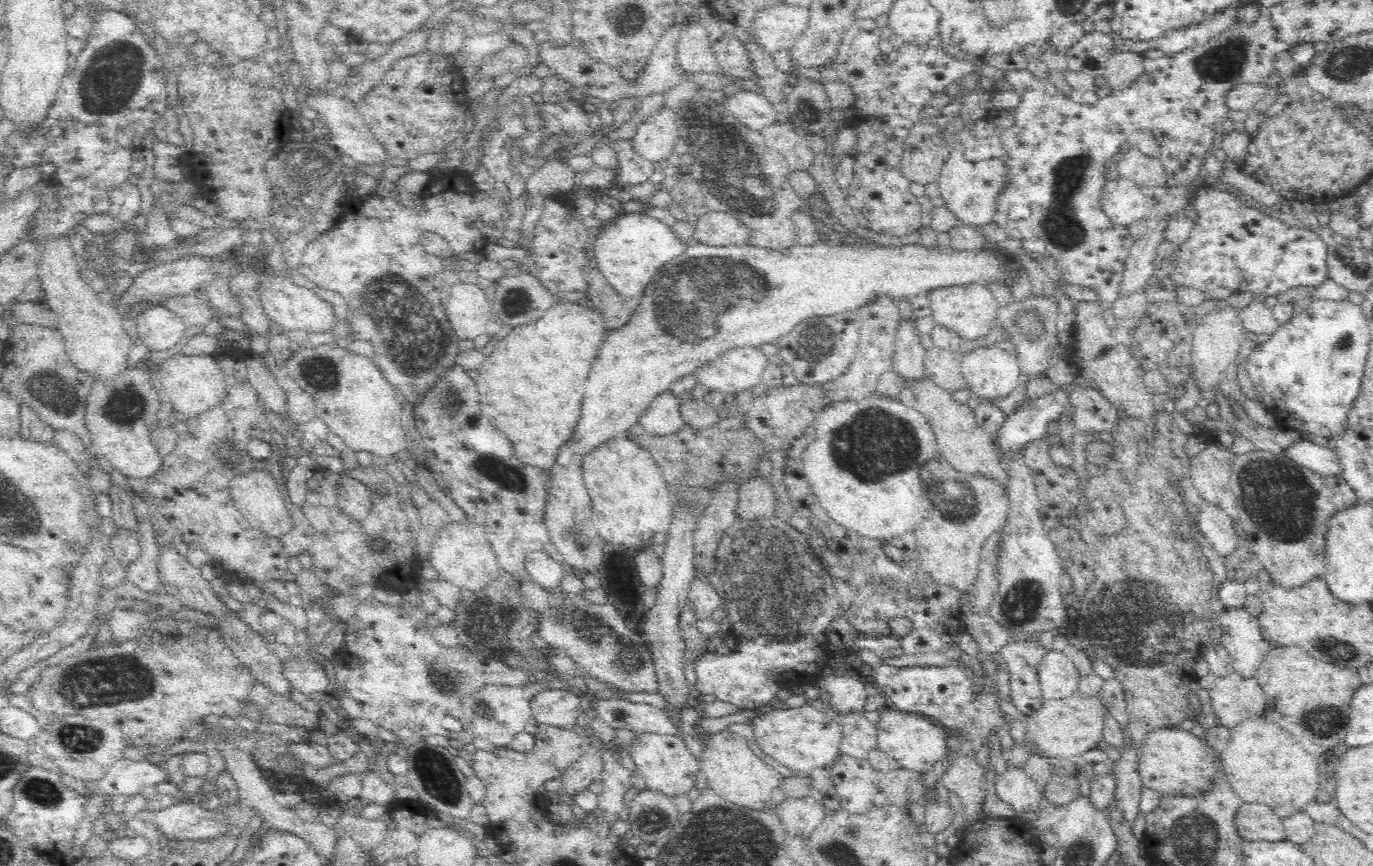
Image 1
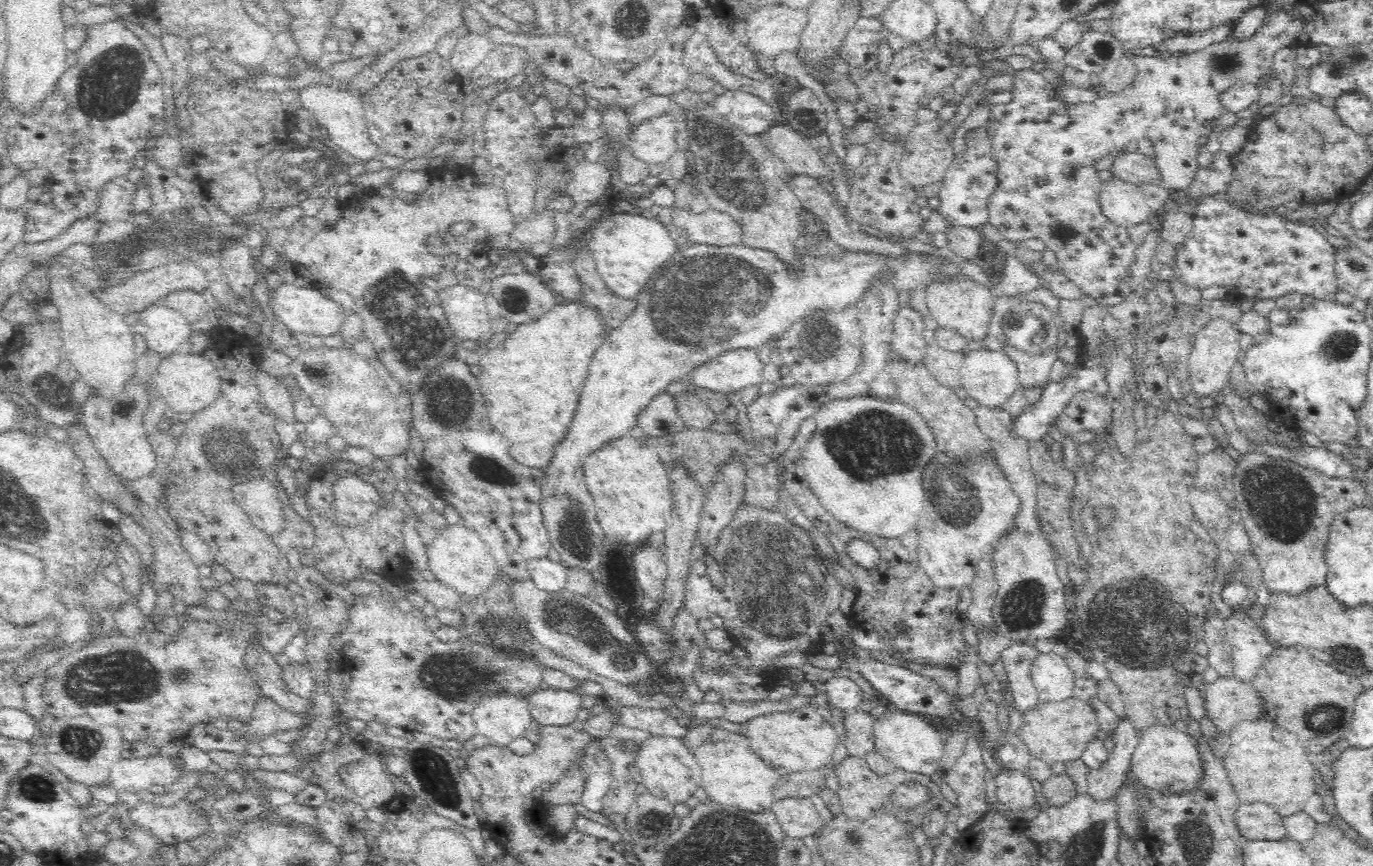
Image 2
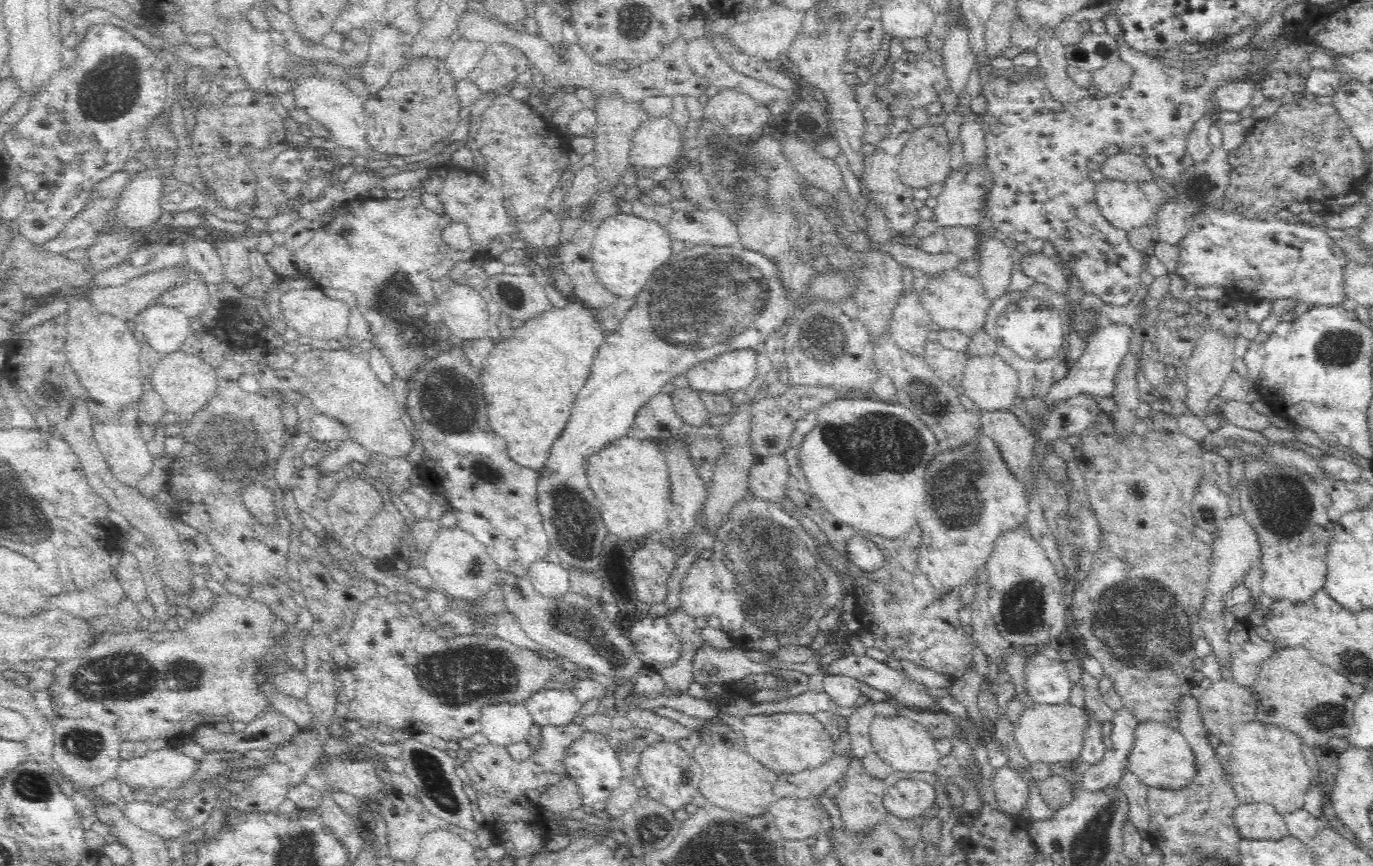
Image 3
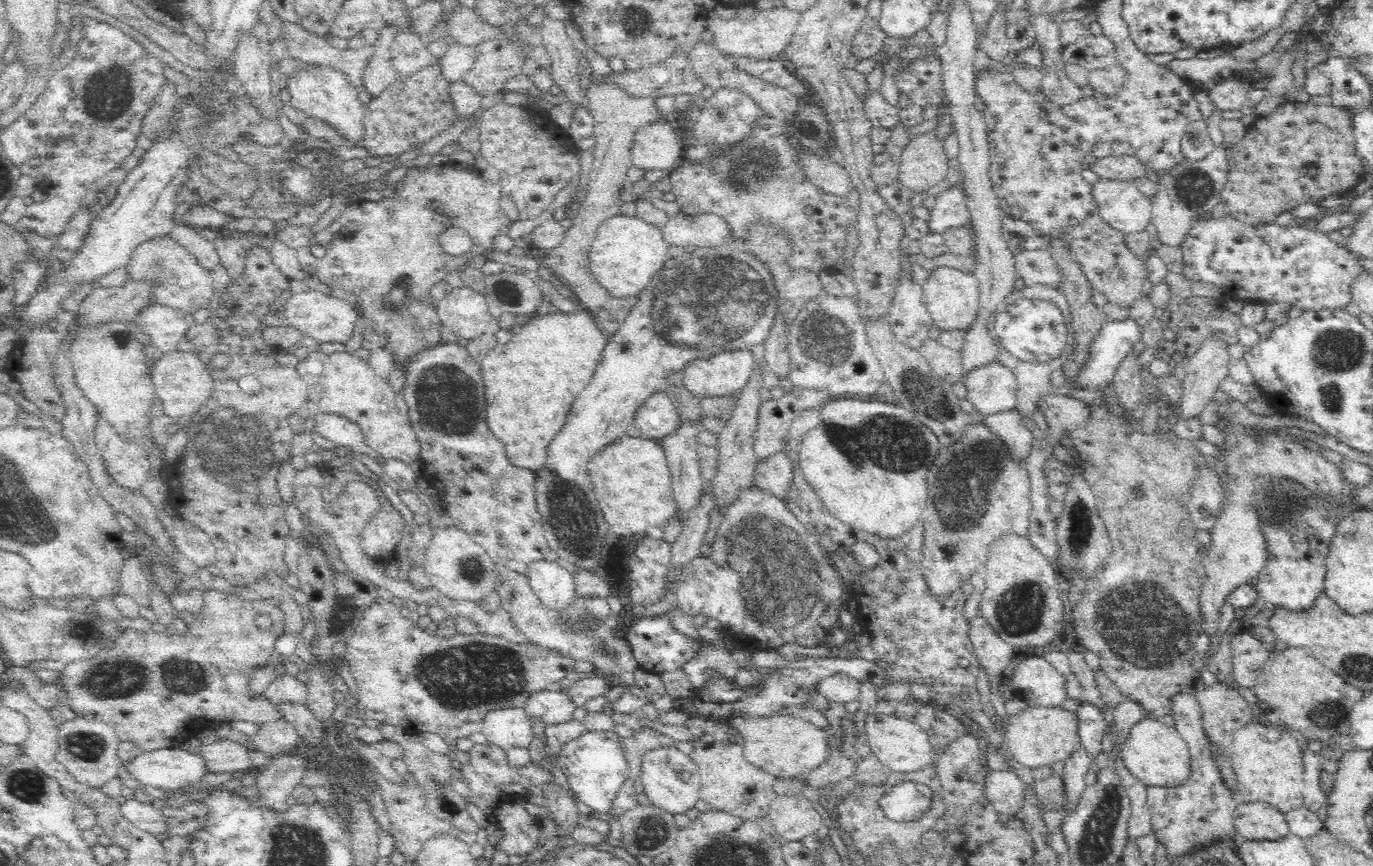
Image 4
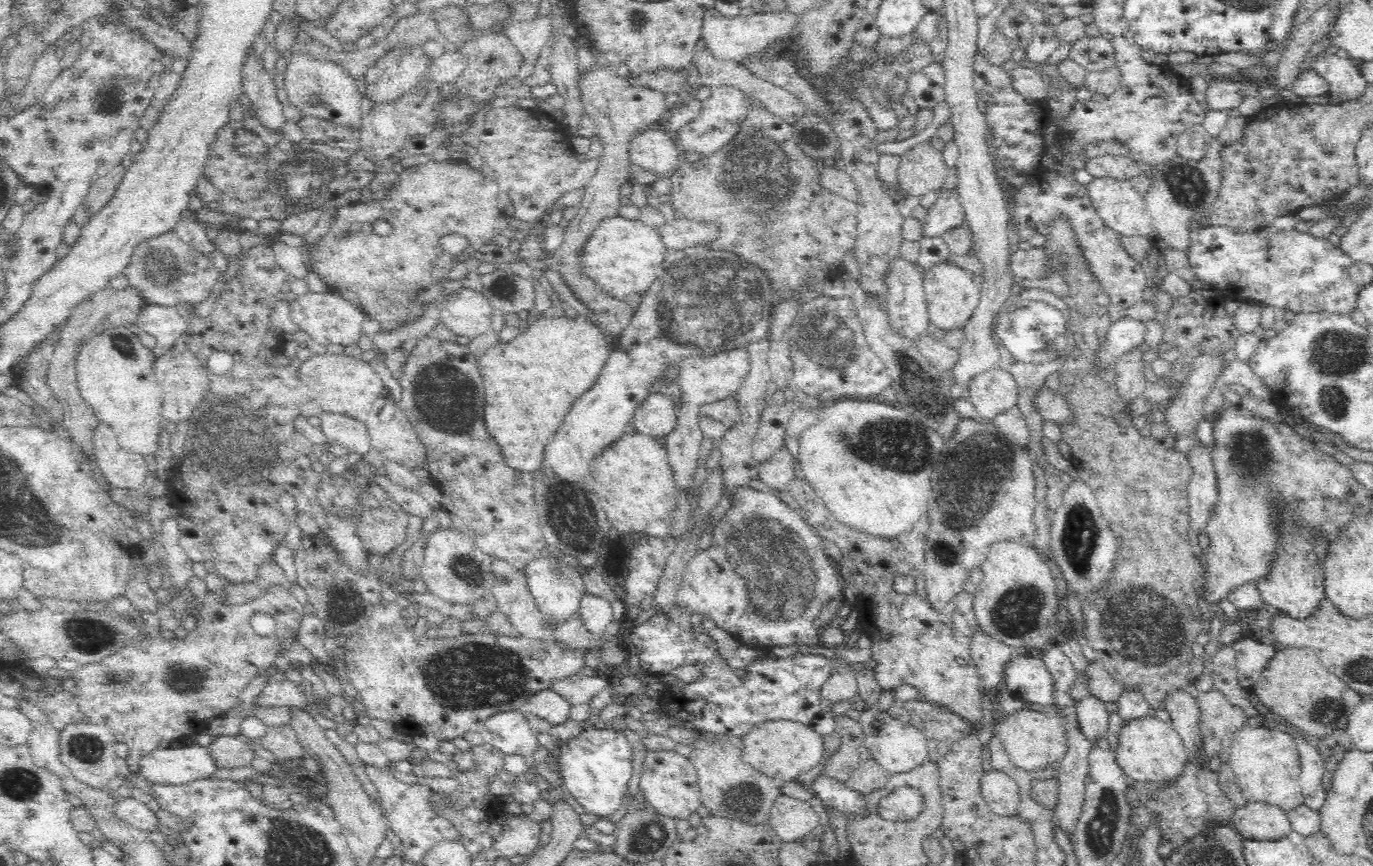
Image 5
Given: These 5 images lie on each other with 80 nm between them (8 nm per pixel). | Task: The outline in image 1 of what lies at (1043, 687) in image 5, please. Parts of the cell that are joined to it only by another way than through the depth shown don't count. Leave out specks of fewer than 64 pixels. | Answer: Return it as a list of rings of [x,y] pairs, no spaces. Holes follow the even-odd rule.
[[[1054,650],[1048,652],[1038,664],[1038,679],[1042,687],[1042,697],[1050,700],[1074,694],[1082,676],[1064,651]]]

